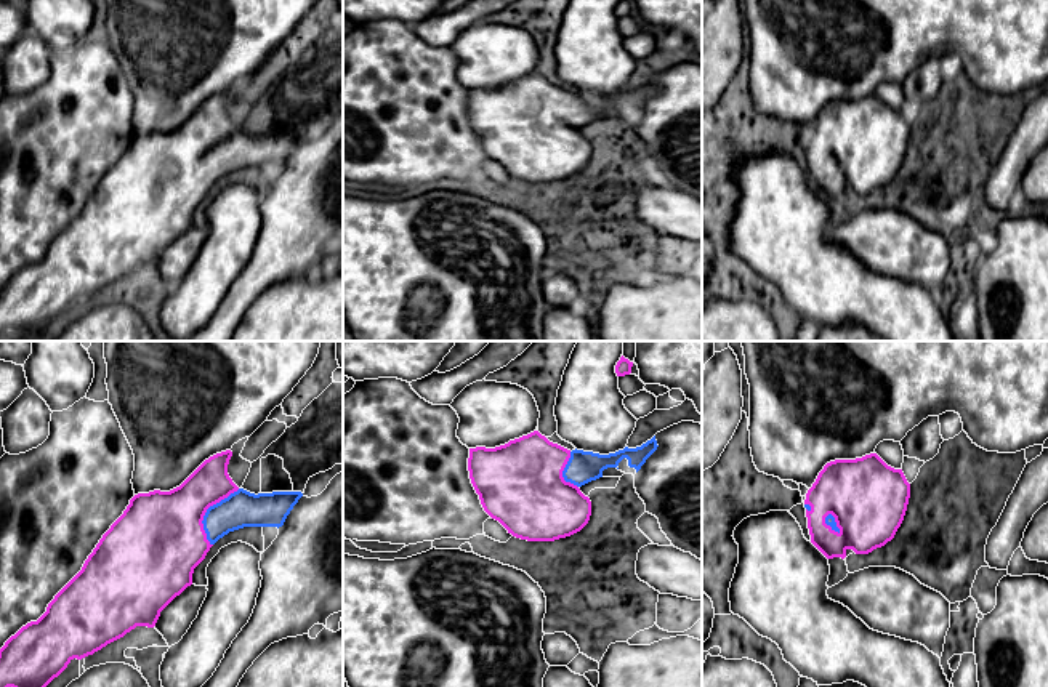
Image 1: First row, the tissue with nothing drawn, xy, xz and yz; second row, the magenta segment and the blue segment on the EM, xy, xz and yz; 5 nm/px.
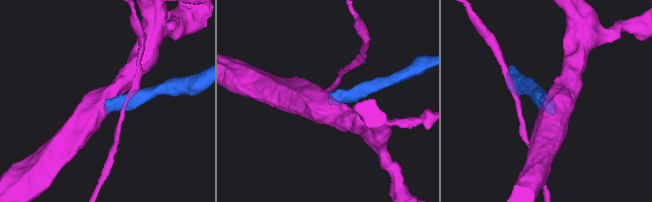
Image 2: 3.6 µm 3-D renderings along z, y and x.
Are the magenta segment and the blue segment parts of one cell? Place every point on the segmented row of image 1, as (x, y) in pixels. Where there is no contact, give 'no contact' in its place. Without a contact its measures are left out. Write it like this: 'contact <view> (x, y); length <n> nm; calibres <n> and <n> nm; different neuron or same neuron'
contact xy (205, 511); length 320 nm; calibres 420 and 180 nm; same neuron

